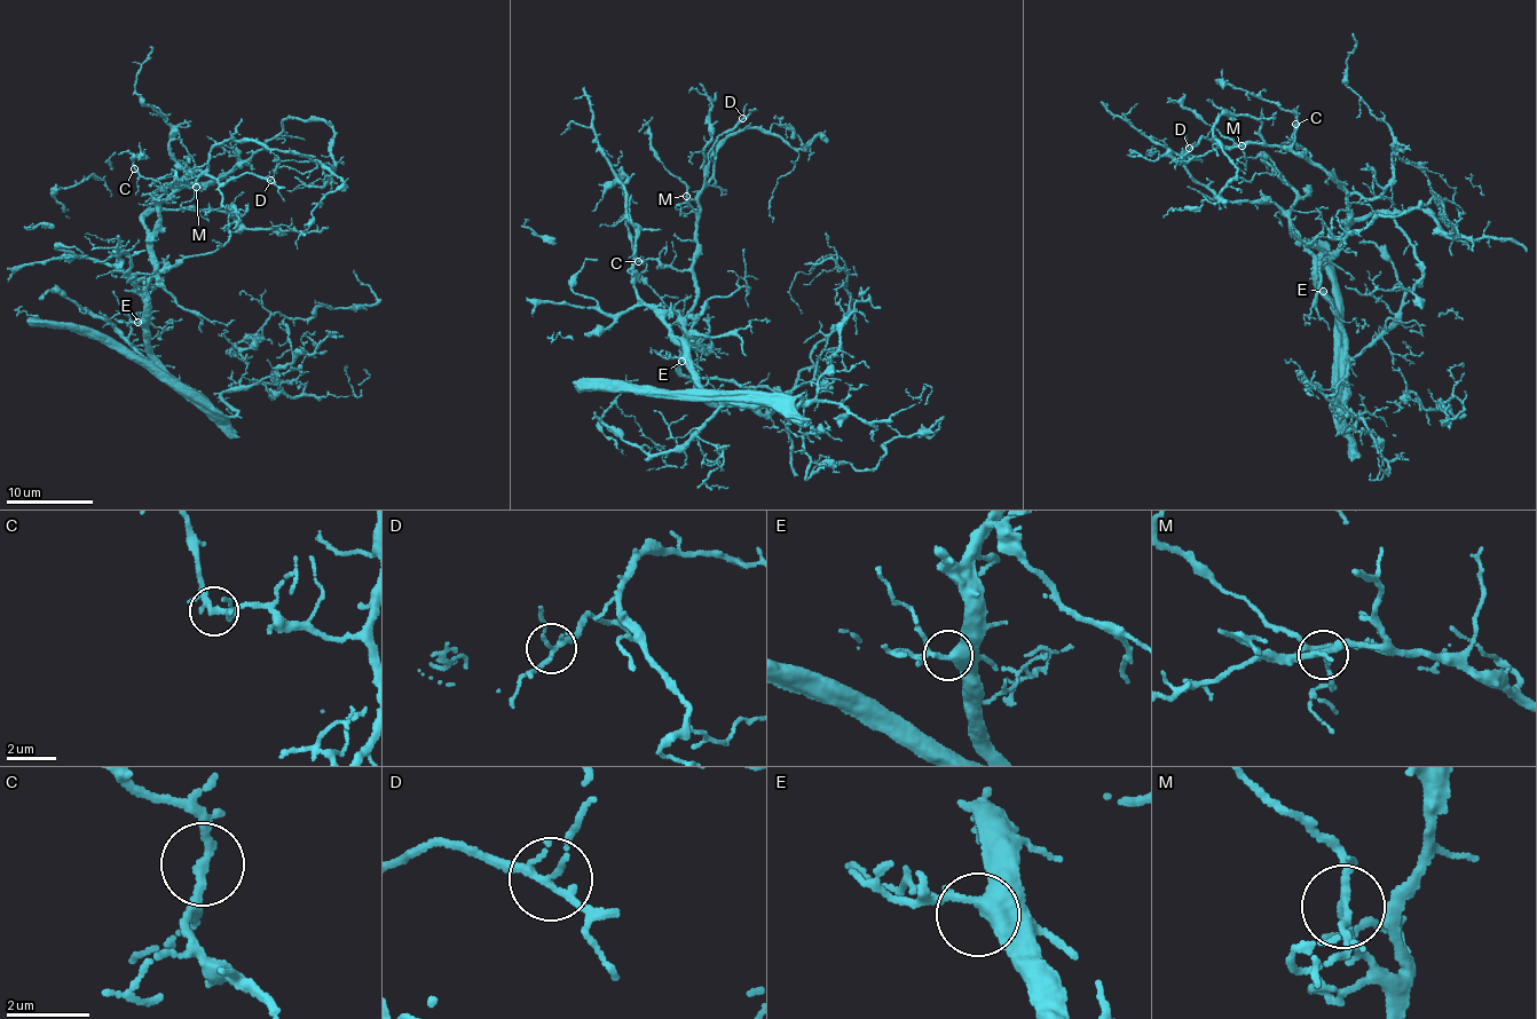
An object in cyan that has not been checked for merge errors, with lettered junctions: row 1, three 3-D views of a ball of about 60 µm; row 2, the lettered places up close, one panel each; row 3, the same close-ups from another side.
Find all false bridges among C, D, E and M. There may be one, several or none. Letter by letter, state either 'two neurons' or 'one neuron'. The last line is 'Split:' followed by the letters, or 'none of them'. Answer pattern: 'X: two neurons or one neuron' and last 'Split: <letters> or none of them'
C: one neuron
D: one neuron
E: one neuron
M: one neuron
Split: none of them

